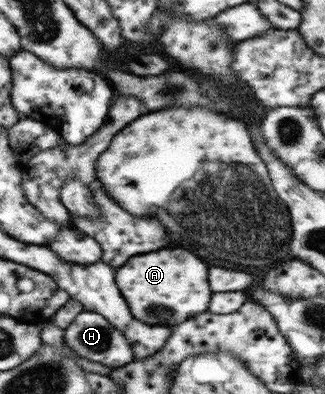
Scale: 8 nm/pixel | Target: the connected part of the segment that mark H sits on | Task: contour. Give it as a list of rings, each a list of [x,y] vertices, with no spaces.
[[[81,311],[73,320],[73,324],[64,330],[64,335],[65,345],[79,357],[87,358],[87,360],[100,362],[113,369],[134,361],[132,344],[121,331],[117,330],[117,327],[111,326],[102,314]]]

